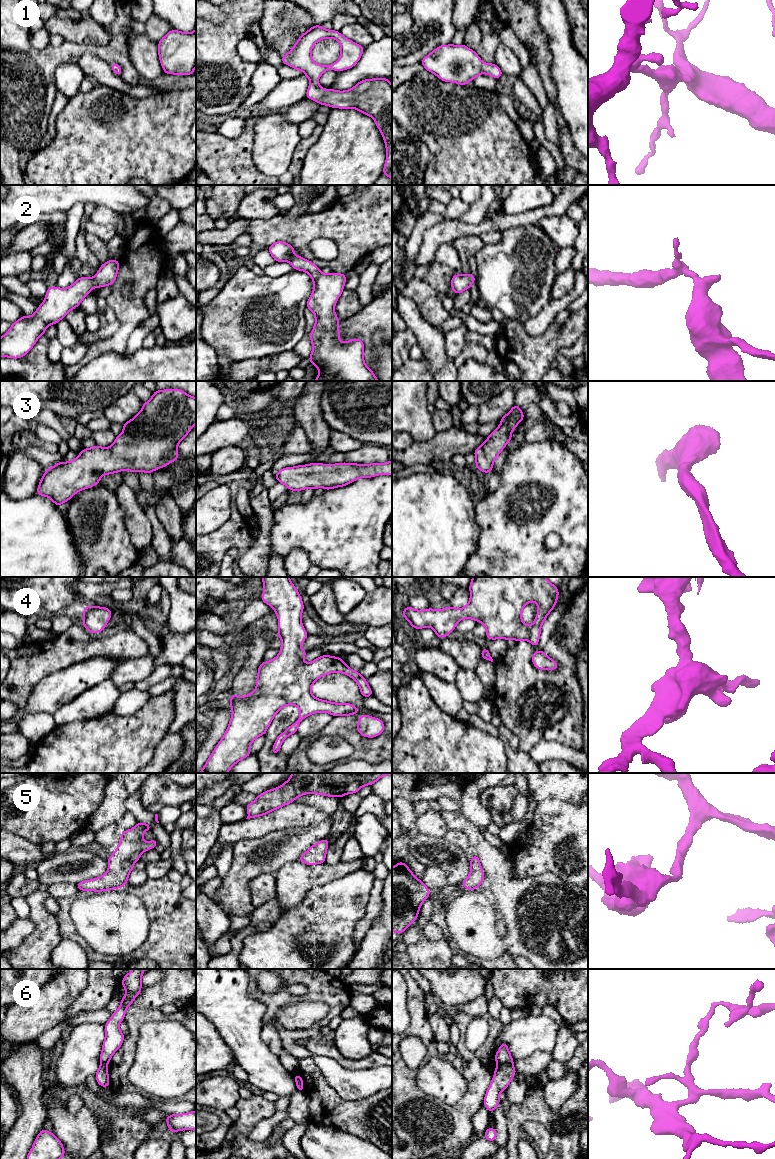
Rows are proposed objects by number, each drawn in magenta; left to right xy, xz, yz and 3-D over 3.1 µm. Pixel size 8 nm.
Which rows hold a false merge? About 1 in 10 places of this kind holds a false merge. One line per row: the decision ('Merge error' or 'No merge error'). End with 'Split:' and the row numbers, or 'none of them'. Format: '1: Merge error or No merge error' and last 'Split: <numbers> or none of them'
1: No merge error
2: No merge error
3: No merge error
4: No merge error
5: No merge error
6: Merge error
Split: 6

